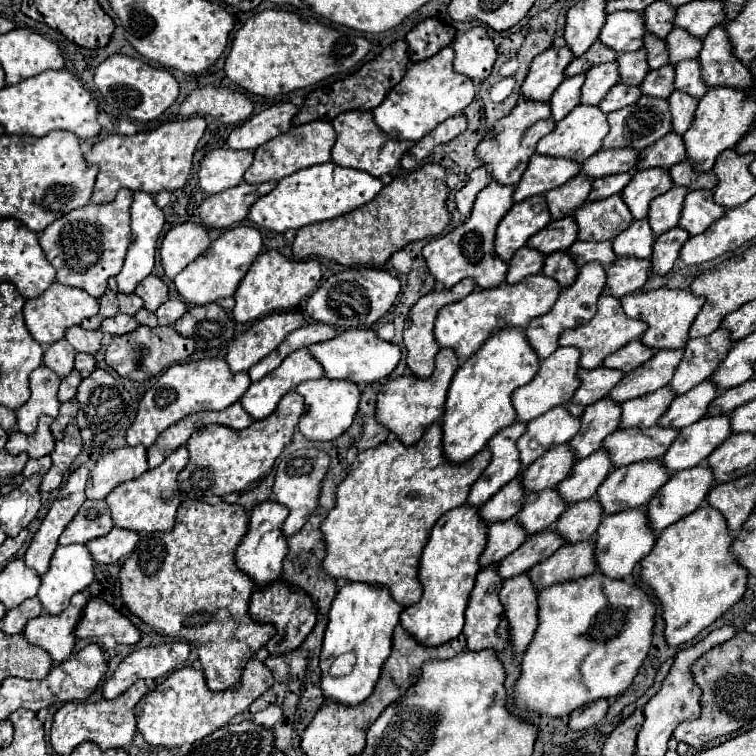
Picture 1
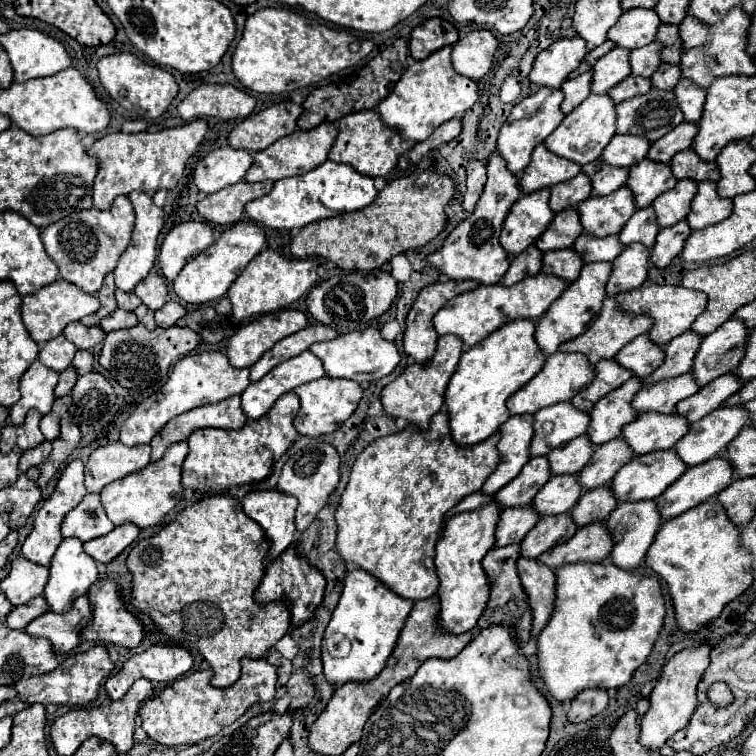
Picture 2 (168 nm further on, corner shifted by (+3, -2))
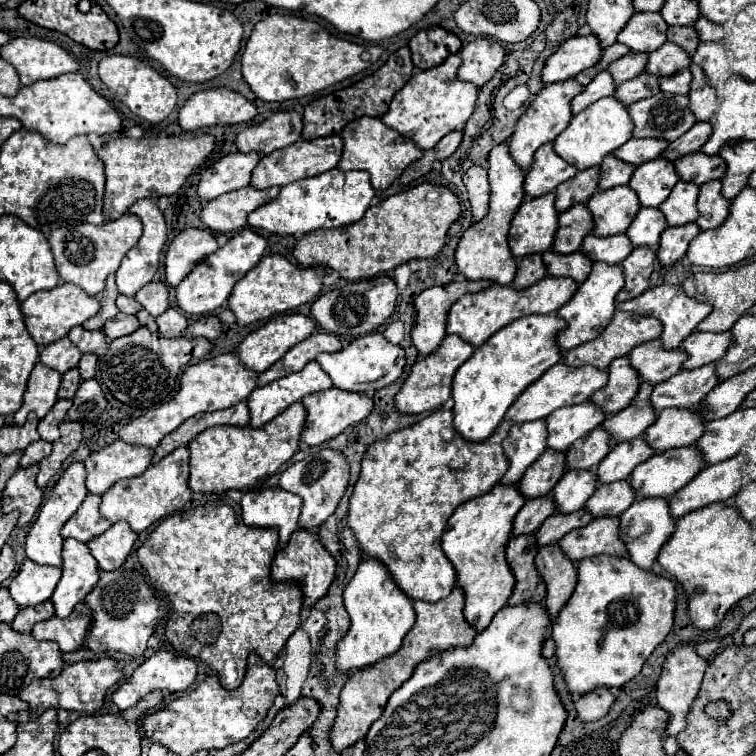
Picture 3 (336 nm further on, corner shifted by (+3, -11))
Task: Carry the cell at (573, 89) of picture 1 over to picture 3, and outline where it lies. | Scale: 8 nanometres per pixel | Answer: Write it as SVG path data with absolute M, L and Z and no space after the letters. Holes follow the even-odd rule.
M609 70L599 72L599 74L591 80L591 84L585 86L583 92L575 96L575 100L573 100L573 114L585 110L589 104L597 102L599 98L613 96L613 92L615 92L615 84L613 84L611 72L609 72Z

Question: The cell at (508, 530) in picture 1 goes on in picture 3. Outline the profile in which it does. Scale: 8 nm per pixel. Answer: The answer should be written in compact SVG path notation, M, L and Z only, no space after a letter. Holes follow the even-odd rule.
M551 496L527 500L521 512L515 516L513 536L523 534L523 532L535 532L551 514L555 514L555 502Z

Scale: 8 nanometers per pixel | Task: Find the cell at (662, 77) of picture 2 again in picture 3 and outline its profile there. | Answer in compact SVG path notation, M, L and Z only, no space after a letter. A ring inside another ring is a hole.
M689 68L661 78L661 90L671 92L671 94L687 94L689 84L691 84L691 70Z

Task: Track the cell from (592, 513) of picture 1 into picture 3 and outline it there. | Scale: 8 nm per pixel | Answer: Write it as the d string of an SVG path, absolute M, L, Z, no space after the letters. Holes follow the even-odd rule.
M621 480L615 484L599 484L595 494L589 498L585 508L597 518L601 516L619 516L623 514L635 500L635 492L629 480Z

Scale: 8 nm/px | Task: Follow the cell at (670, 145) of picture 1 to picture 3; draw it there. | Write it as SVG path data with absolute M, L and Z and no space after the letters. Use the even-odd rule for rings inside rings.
M697 122L689 132L685 132L681 138L677 138L669 144L663 158L669 162L675 162L683 154L693 154L693 152L703 148L703 144L709 140L709 136L711 136L711 124L709 122Z

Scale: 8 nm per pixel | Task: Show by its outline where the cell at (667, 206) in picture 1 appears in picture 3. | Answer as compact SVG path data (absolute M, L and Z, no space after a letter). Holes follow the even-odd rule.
M679 180L675 184L675 188L671 190L669 198L659 206L667 218L667 224L669 226L683 226L683 224L695 222L699 216L697 196L699 196L697 184Z

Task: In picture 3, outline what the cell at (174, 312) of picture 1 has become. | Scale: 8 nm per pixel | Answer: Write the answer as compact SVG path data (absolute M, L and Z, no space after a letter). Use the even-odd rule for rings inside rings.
M169 308L161 316L157 316L157 326L159 326L159 332L163 336L177 338L189 326L189 320L187 320L187 316L183 312Z

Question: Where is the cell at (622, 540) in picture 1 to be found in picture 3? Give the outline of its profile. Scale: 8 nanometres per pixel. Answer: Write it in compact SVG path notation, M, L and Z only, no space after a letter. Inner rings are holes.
M639 498L619 518L621 518L621 534L629 534L629 528L633 526L643 528L643 534L639 538L627 540L627 550L629 550L629 558L635 564L639 564L645 570L651 570L651 566L657 562L657 554L661 546L675 532L675 520L669 514L669 500Z

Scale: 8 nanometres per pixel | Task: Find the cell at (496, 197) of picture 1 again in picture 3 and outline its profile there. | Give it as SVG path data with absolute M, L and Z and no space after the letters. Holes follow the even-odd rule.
M497 144L491 154L489 154L489 186L491 186L491 204L489 204L489 214L473 224L459 240L457 252L455 252L455 262L457 270L467 278L467 280L493 280L497 284L511 284L517 262L511 254L507 234L509 234L509 224L517 208L521 206L525 192L523 192L523 180L525 172L517 166L517 162L509 154L509 144Z

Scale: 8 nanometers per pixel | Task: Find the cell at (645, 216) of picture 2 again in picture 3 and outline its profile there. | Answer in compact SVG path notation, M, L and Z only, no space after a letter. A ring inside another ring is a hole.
M641 208L631 226L627 228L627 236L635 246L657 248L661 232L667 228L667 220L659 208Z

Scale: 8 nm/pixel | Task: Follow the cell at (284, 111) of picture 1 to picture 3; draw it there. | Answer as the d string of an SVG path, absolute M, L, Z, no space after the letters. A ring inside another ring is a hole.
M283 110L275 112L257 126L245 128L241 134L237 134L235 144L239 152L259 152L259 156L265 156L297 142L301 138L301 130L301 114L295 110Z

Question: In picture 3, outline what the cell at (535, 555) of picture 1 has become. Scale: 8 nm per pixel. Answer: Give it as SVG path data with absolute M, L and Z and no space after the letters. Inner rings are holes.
M585 508L577 510L577 512L571 512L571 514L553 514L537 530L539 546L557 544L563 534L567 534L567 532L571 532L575 528L583 528L591 520L593 520L593 514L587 512Z

